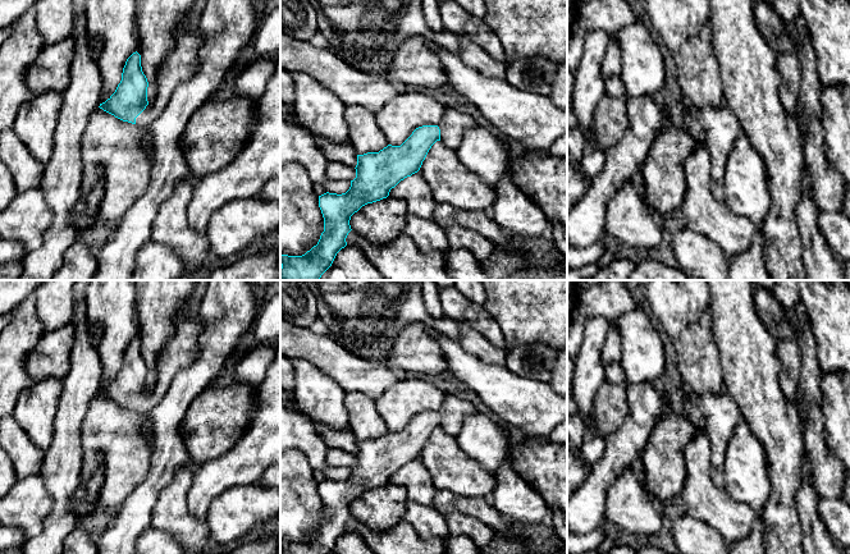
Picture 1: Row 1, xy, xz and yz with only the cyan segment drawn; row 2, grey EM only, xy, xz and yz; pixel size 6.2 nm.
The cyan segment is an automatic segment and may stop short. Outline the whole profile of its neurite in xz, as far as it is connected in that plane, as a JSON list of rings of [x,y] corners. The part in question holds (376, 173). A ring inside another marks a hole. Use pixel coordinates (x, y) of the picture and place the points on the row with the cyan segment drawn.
[[[445,107],[437,125],[422,125],[401,145],[388,145],[379,152],[357,155],[356,178],[346,193],[319,196],[324,232],[316,246],[302,256],[280,255],[280,280],[320,280],[337,253],[347,246],[351,216],[362,206],[387,198],[401,180],[417,173],[437,141],[454,151],[463,134],[476,128],[476,119]]]

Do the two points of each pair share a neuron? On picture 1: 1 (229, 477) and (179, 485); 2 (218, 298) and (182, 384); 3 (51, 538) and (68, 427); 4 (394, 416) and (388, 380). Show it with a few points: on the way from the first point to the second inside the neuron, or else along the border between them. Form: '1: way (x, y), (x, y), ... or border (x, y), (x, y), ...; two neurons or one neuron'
1: border (195, 468), (187, 498), (187, 508), (191, 514); two neurons
2: way (218, 320), (218, 342), (214, 353), (204, 364); one neuron
3: way (62, 511), (62, 466), (65, 454); one neuron
4: border (397, 380), (375, 401); two neurons

